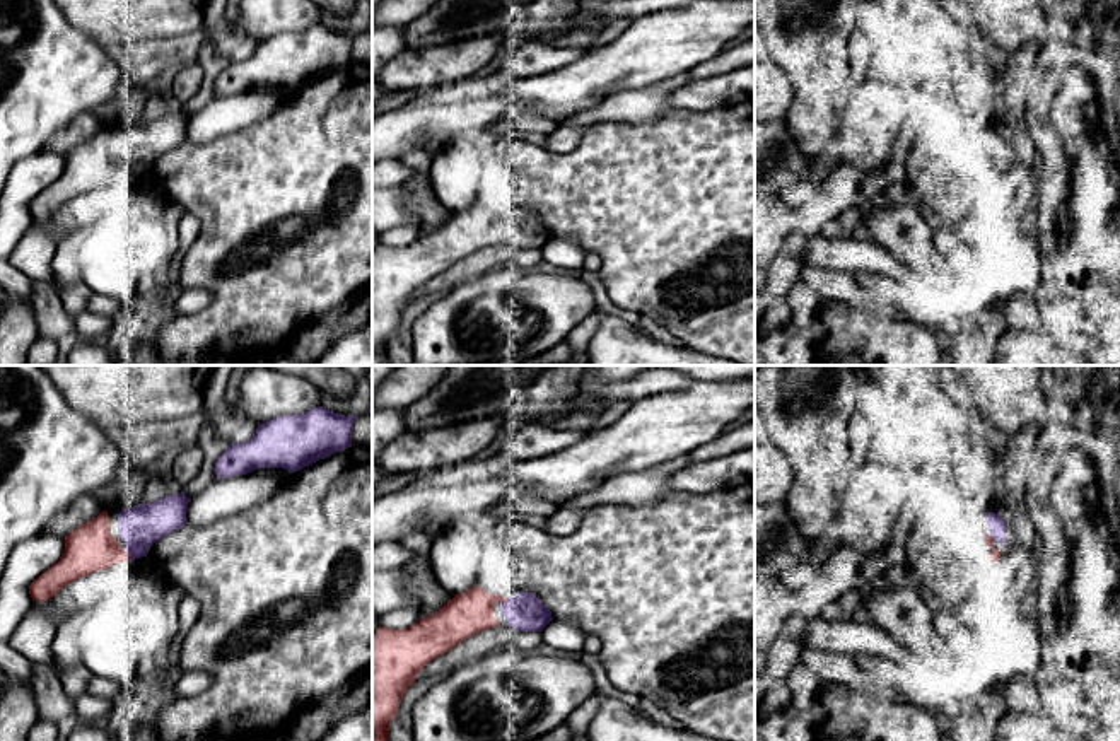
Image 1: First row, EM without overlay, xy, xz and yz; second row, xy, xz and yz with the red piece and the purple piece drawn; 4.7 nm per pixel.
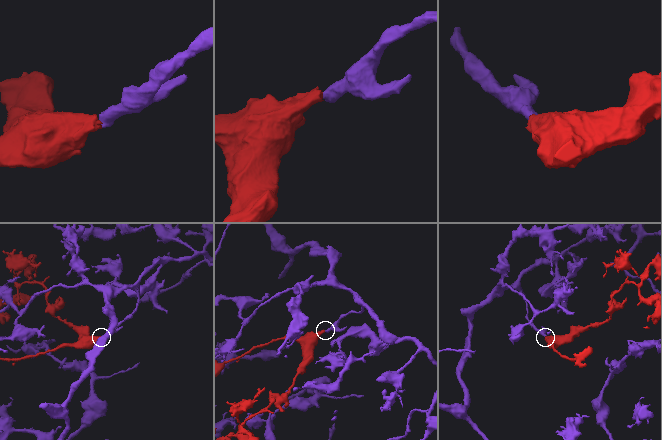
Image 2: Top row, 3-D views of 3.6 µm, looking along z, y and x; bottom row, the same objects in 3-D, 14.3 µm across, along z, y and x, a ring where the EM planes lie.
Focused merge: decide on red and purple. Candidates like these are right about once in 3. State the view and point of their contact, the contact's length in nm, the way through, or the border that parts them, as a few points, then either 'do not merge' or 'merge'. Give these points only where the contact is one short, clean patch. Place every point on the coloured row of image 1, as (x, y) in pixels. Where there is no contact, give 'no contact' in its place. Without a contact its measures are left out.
contact xy (127, 555); length 40 nm; merge

